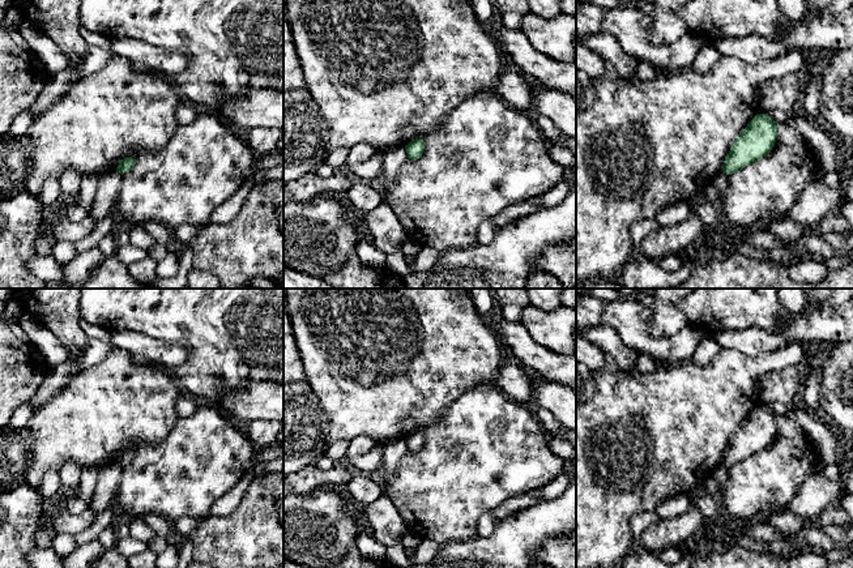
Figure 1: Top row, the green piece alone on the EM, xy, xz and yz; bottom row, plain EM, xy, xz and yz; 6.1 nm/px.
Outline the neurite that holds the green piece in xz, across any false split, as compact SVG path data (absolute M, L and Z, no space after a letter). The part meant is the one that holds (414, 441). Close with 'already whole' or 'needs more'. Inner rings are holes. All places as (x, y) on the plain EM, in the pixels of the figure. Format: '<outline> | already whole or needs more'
M419 430L419 431L413 432L408 437L405 437L405 441L408 445L408 450L411 453L417 453L418 450L422 449L423 444L425 444L425 435Z | already whole

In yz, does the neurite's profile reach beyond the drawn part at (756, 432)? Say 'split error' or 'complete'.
complete

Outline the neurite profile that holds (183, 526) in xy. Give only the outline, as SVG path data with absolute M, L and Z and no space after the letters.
M182 517L172 524L172 531L182 539L188 537L200 524L201 520L193 517Z

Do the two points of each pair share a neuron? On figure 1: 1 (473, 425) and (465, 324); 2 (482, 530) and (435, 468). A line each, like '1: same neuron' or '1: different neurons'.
1: different neurons
2: different neurons

